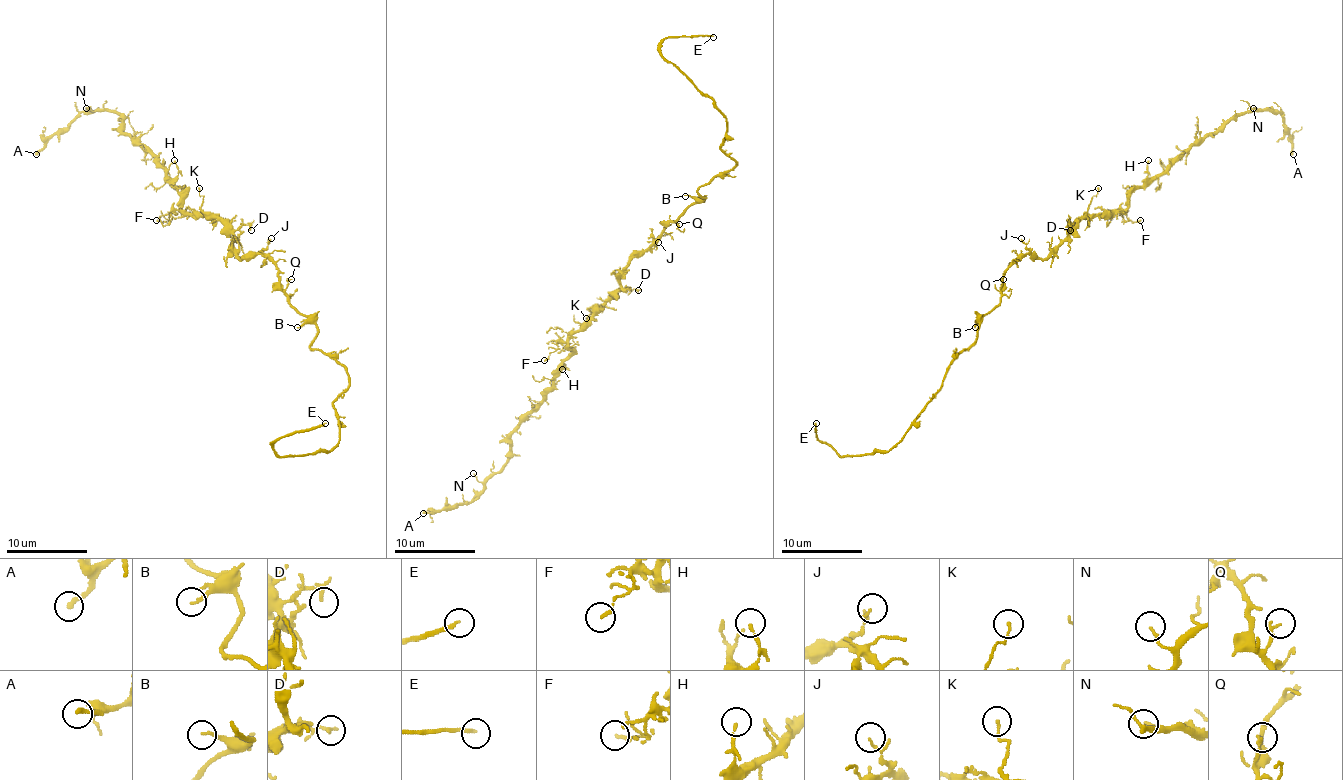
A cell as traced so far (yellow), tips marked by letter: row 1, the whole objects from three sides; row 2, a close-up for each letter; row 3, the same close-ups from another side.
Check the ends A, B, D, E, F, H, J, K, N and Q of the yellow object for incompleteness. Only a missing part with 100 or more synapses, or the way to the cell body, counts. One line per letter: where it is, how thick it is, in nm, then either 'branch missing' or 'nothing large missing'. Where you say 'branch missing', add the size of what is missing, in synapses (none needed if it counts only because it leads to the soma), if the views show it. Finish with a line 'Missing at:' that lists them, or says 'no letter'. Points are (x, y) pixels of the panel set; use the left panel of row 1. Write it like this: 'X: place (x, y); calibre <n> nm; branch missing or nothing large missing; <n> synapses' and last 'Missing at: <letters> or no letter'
A: place (36, 154); calibre 240 nm; nothing large missing
B: place (297, 327); calibre 140 nm; nothing large missing
D: place (251, 230); calibre 200 nm; nothing large missing
E: place (325, 423); calibre 170 nm; branch missing
F: place (156, 220); calibre 140 nm; nothing large missing
H: place (174, 160); calibre 130 nm; nothing large missing
J: place (271, 238); calibre 80 nm; nothing large missing
K: place (199, 188); calibre 110 nm; nothing large missing
N: place (86, 108); calibre 120 nm; nothing large missing
Q: place (291, 279); calibre 130 nm; nothing large missing
Missing at: E

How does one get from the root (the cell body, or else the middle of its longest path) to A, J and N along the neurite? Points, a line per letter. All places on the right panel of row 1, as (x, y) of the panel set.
A: (1023, 256), (1045, 258), (1082, 218), (1124, 210), (1132, 190), (1247, 112), (1281, 112), (1293, 154)
J: (1023, 256), (1027, 248), (1021, 238)
N: (1023, 256), (1045, 258), (1082, 218), (1124, 210), (1132, 190), (1162, 176), (1230, 120), (1261, 112), (1253, 108)

